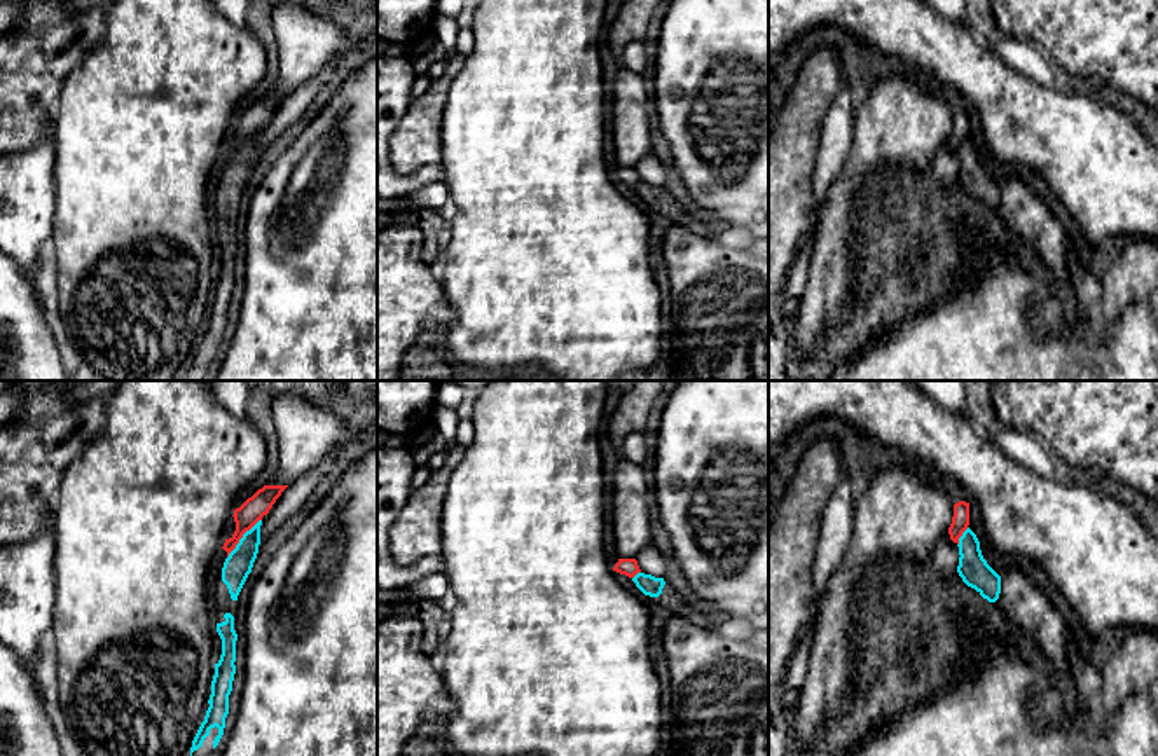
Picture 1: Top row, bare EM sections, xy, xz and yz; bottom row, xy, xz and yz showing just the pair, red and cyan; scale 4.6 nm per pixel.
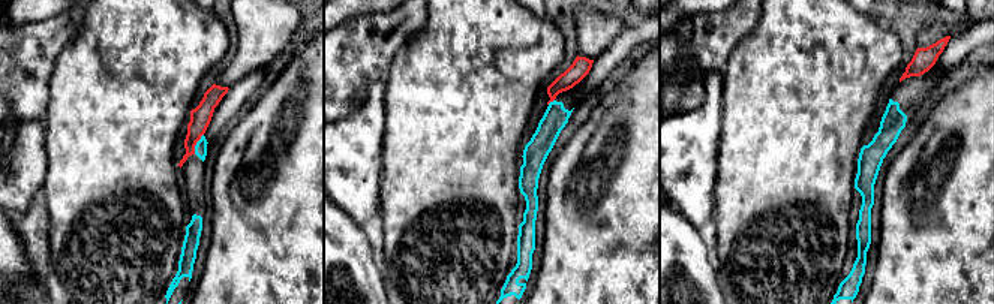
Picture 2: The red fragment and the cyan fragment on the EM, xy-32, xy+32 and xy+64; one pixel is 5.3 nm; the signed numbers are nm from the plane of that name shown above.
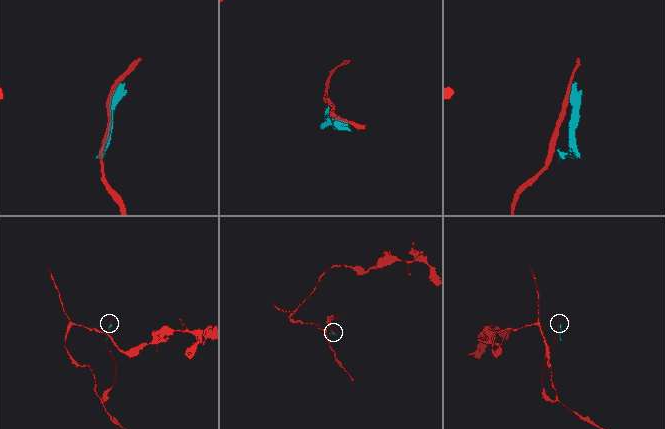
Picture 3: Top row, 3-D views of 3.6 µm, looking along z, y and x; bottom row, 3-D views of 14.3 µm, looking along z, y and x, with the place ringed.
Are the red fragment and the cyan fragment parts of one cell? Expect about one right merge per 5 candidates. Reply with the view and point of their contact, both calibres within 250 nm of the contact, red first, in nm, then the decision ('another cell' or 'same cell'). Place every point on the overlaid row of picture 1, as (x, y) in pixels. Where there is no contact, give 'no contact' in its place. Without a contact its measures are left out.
xy (241, 536) | 110/130 nm | another cell

